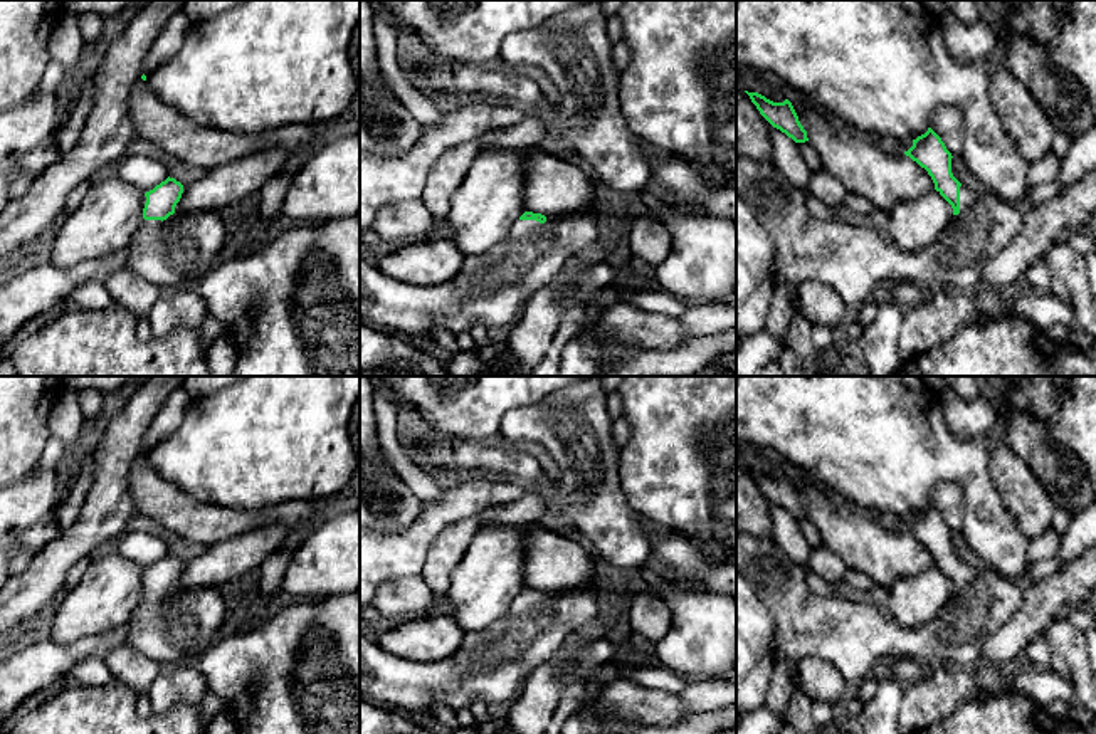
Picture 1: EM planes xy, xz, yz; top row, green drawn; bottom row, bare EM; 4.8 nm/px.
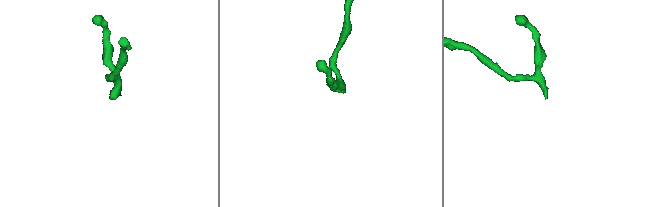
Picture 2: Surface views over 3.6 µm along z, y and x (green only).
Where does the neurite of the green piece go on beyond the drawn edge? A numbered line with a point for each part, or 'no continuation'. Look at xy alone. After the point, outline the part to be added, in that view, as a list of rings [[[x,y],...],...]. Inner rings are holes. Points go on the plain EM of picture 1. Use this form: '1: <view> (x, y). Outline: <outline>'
1: xy (177, 629). Outline: [[[219,588],[173,590],[166,596],[141,591],[129,618],[128,645],[161,667],[193,663],[230,625]]]

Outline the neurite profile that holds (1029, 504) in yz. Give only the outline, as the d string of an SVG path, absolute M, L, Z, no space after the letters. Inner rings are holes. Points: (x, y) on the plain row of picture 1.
M1005 440L992 442L990 455L992 479L1010 517L1030 539L1042 534L1052 524L1056 509L1047 489Z

